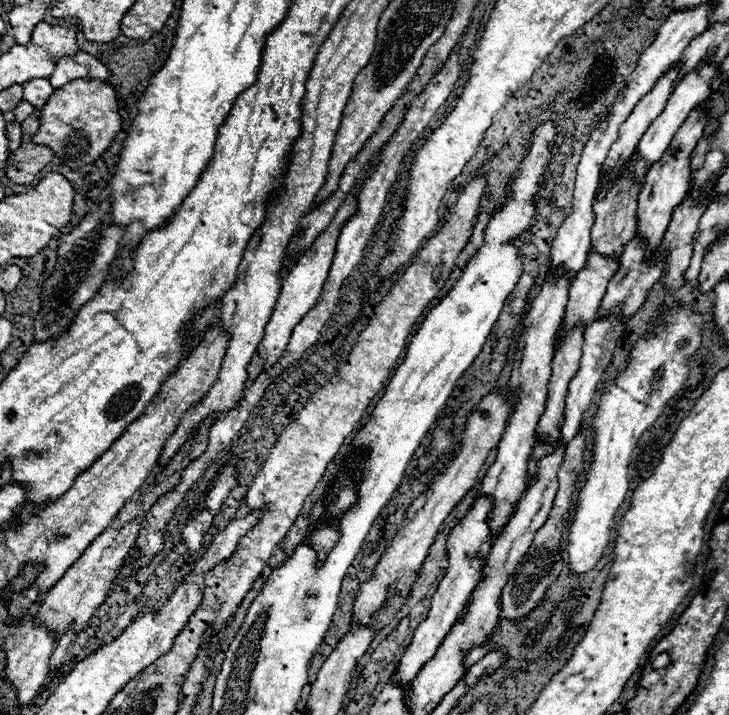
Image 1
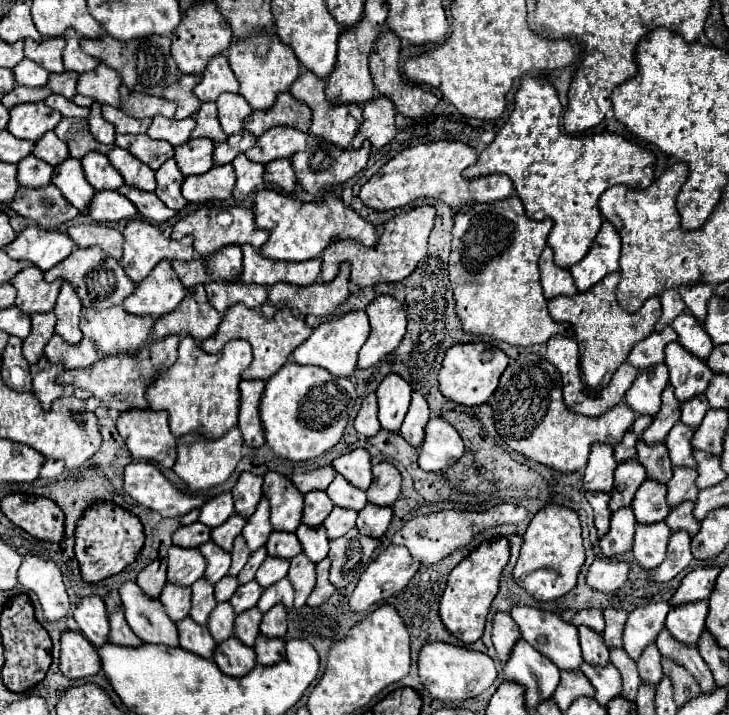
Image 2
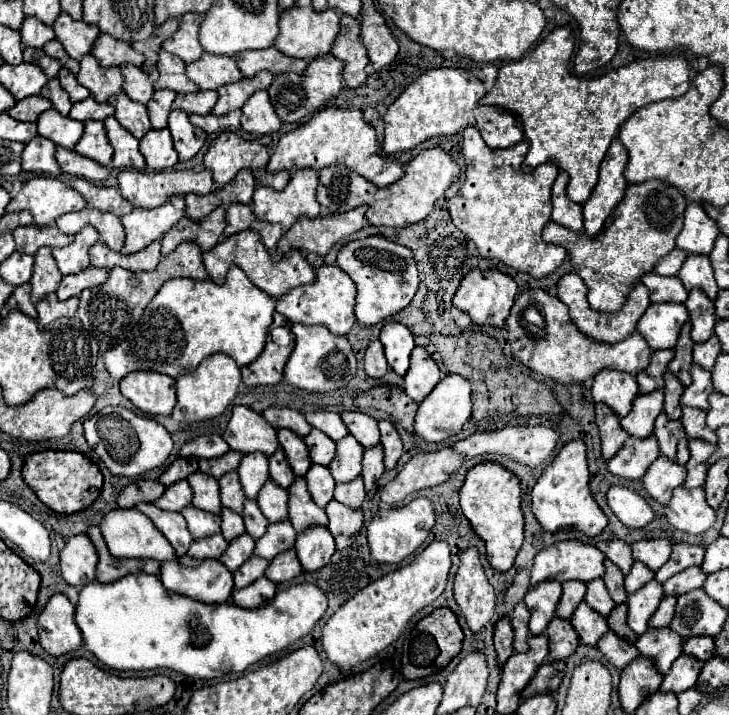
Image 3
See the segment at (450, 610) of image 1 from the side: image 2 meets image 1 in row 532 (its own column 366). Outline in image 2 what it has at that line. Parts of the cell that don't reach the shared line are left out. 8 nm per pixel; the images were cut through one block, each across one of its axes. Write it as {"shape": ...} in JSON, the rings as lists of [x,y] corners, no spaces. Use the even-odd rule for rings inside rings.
{"shape":[[[356,448],[352,452],[334,458],[332,466],[336,468],[338,474],[342,474],[350,484],[354,484],[360,490],[366,490],[372,482],[370,454],[364,448]]]}

